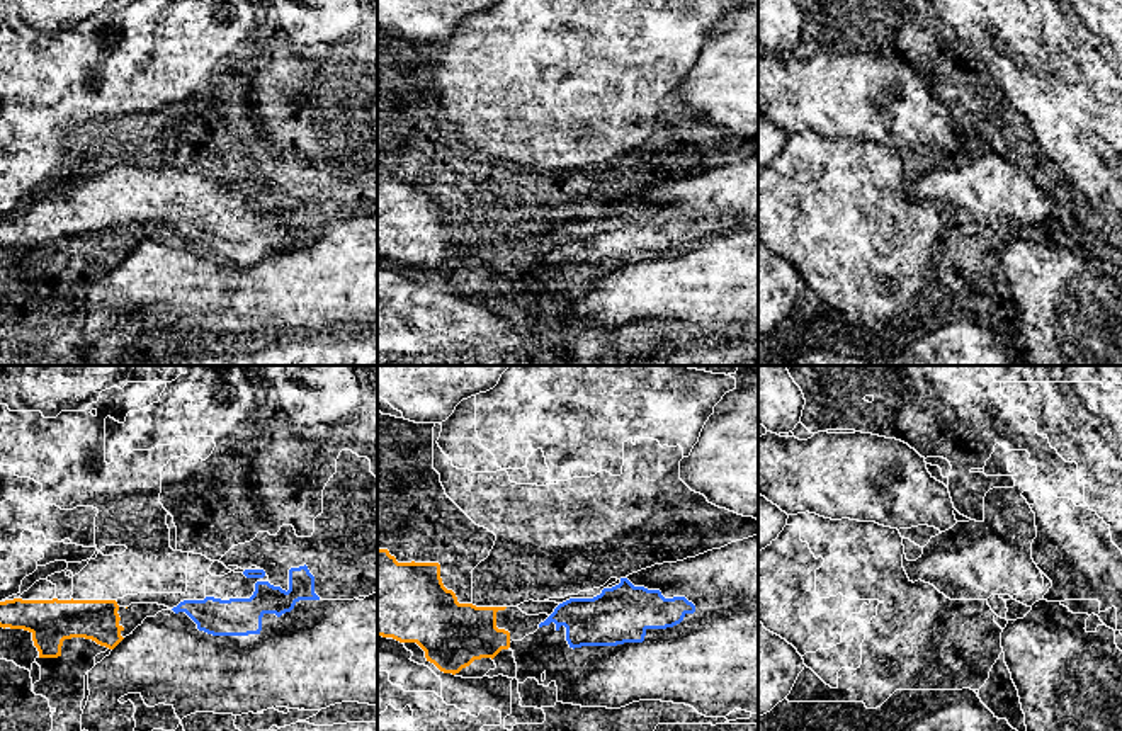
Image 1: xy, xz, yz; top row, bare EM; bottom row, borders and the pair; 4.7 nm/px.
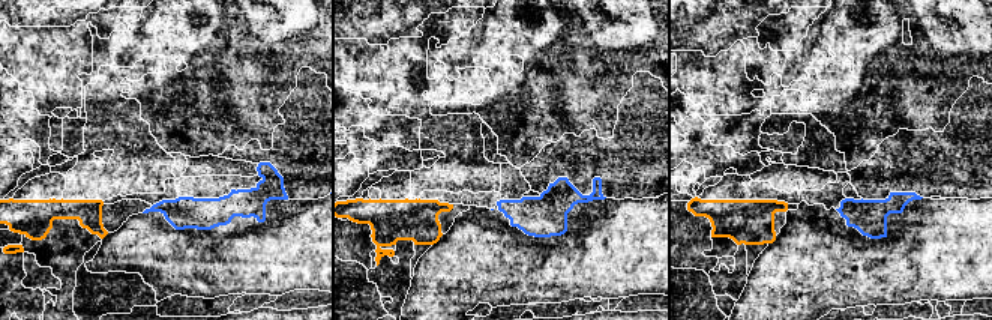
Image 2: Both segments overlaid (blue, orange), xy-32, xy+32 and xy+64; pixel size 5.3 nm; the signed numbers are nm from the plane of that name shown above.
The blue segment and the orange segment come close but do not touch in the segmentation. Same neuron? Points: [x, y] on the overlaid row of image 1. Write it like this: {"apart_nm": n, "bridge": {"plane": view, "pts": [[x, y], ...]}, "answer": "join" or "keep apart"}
{"apart_nm": 150, "bridge": {"plane": "xz", "pts": [[539, 626], [509, 633]]}, "answer": "join"}

